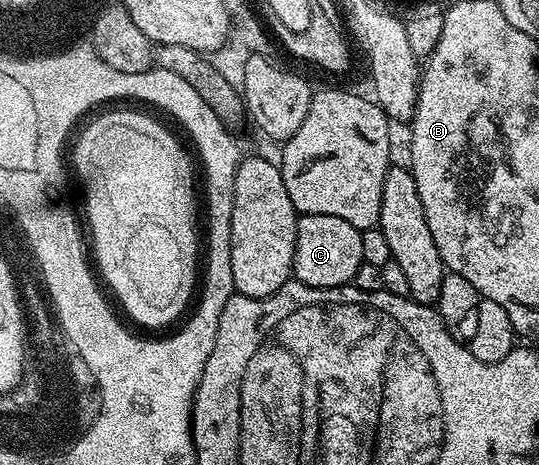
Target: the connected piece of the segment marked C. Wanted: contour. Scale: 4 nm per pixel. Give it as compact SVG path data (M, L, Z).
M301 215L298 218L292 274L296 282L308 287L343 287L352 284L355 273L363 262L365 262L363 241L361 232L355 229L355 225L347 225L343 217L331 217L330 215Z

